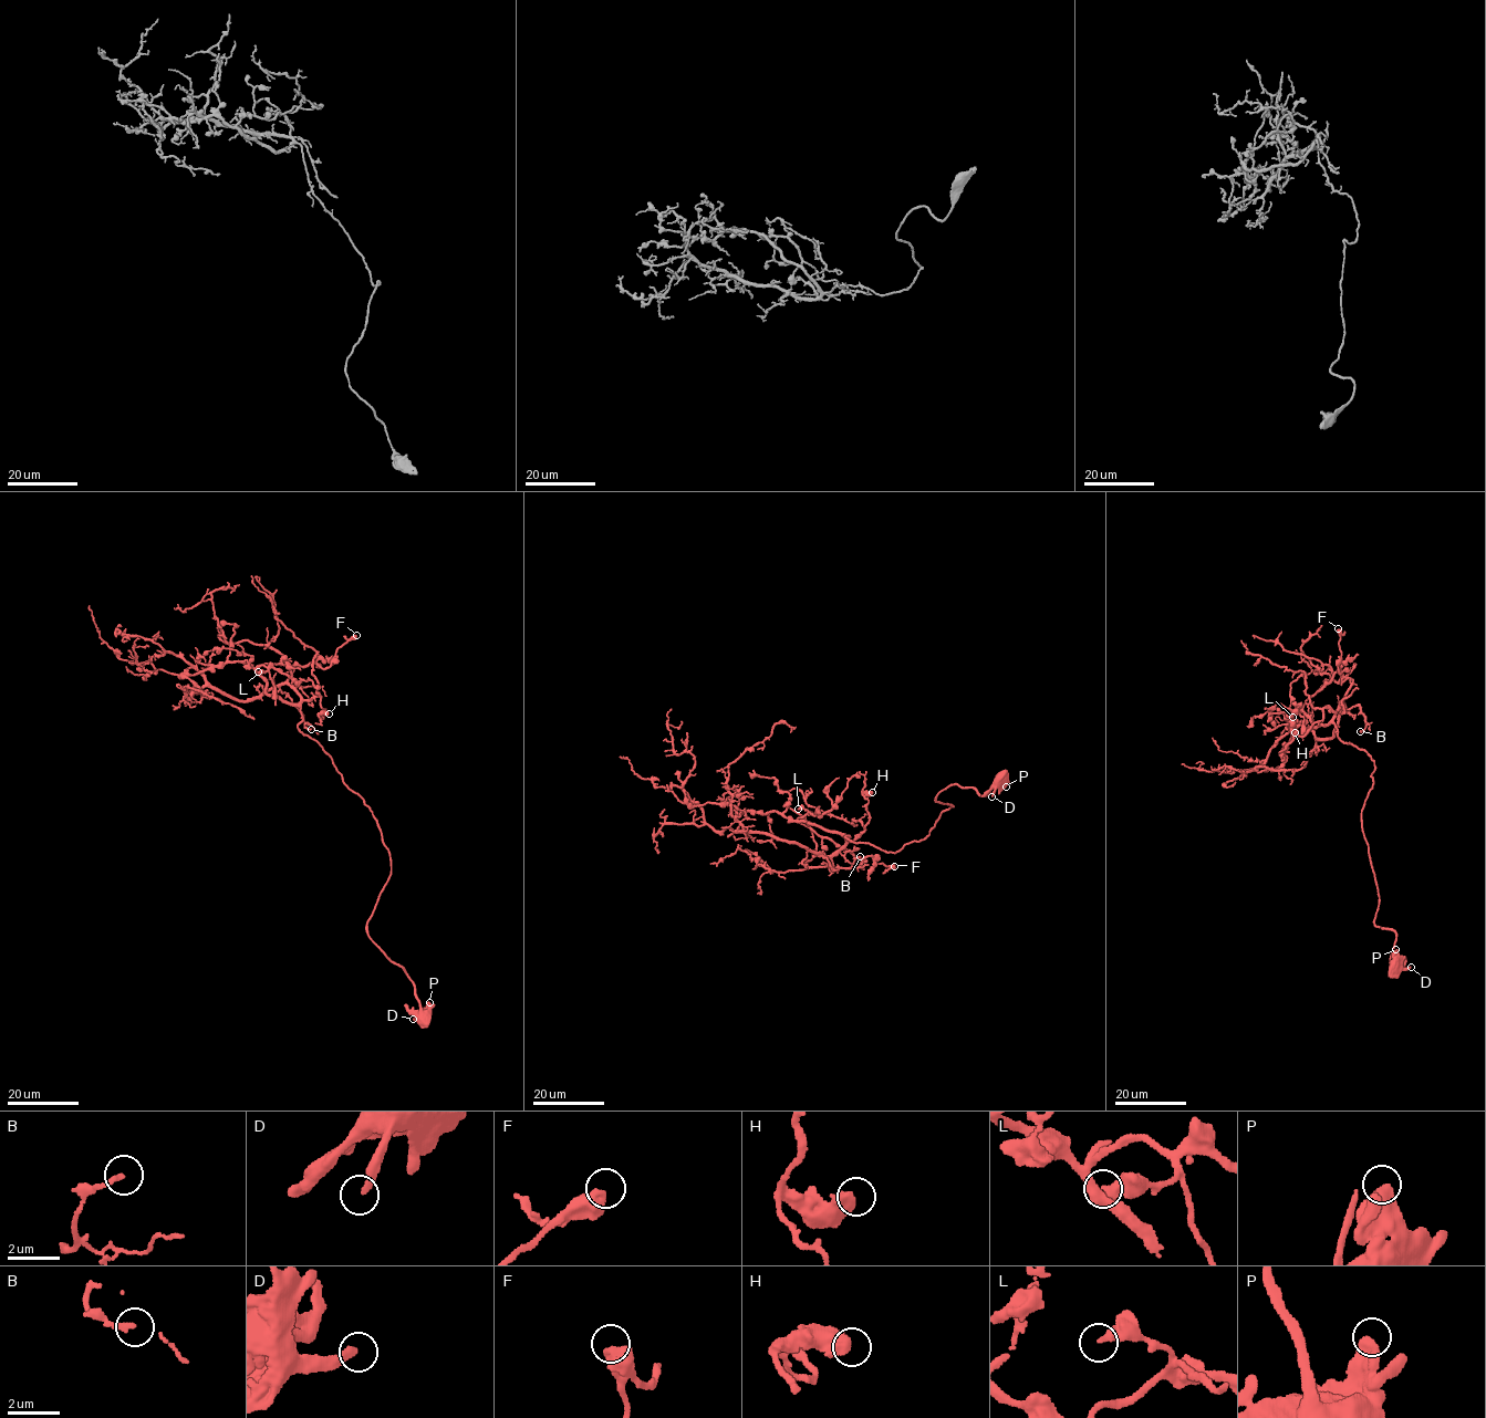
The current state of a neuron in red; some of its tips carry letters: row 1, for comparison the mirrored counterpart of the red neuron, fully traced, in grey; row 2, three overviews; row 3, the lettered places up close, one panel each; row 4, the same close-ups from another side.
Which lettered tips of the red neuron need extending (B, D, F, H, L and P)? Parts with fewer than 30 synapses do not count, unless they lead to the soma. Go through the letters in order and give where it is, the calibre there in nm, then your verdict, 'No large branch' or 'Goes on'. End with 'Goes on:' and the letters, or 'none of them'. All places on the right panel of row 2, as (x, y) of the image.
B: Place: (1360, 731). Thickness 200 nm. No large branch
D: Place: (1411, 967). Thickness 260 nm. No large branch
F: Place: (1338, 628). Thickness 600 nm. No large branch
H: Place: (1295, 732). Thickness 550 nm. No large branch
L: Place: (1292, 717). Thickness 360 nm. No large branch
P: Place: (1395, 949). Thickness 480 nm. No large branch
Goes on: none of them

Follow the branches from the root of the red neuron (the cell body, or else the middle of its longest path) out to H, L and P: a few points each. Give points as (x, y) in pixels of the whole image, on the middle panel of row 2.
H: (854, 842), (845, 837), (853, 841), (864, 831), (870, 814), (868, 801), (862, 794), (872, 792)
L: (854, 842), (845, 837), (848, 835), (849, 837), (797, 820), (808, 811), (798, 809)
P: (854, 842), (896, 852), (953, 806), (935, 800), (941, 790), (956, 783), (984, 795), (998, 778), (1006, 786)

